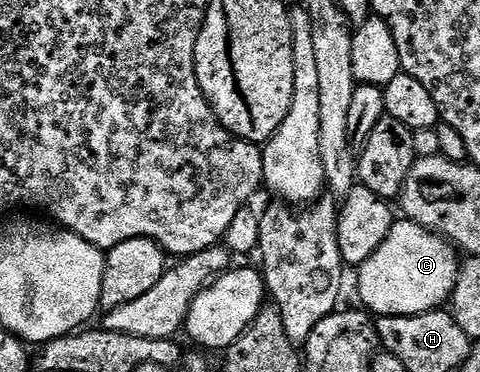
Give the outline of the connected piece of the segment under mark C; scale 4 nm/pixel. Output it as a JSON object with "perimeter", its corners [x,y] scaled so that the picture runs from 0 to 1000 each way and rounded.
{"perimeter":[[[827,591],[792,669],[744,726],[752,817],[788,852],[863,849],[910,833],[944,793],[956,715],[958,691],[944,656],[854,591]]]}

